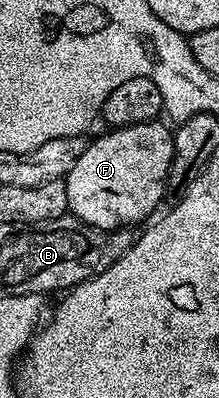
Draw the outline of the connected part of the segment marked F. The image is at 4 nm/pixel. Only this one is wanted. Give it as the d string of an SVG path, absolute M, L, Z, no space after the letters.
M159 120L124 129L104 131L96 142L85 144L78 163L68 172L68 208L77 213L83 224L93 229L115 231L135 226L135 221L148 217L156 204L166 197L168 168L172 162L173 130Z

